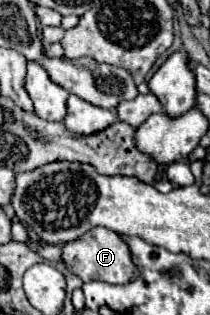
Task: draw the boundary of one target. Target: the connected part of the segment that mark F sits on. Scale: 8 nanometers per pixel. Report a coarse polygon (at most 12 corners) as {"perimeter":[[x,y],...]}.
{"perimeter":[[108,228],[64,244],[62,260],[84,282],[128,284],[136,264]]}

